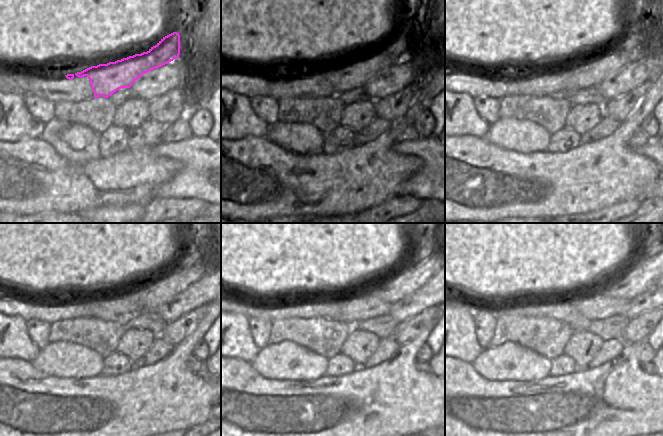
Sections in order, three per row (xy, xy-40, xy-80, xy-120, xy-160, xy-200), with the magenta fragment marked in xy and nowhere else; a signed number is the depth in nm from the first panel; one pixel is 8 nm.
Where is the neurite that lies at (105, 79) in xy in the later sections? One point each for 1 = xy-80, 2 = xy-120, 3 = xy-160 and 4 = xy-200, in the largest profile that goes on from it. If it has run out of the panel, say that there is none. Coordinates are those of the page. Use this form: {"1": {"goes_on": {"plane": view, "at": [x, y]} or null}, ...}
{"1": {"goes_on": {"plane": "xy-80", "at": [589, 72]}}, "2": {"goes_on": {"plane": "xy-120", "at": [152, 294]}}, "3": {"goes_on": {"plane": "xy-160", "at": [403, 282]}}, "4": {"goes_on": {"plane": "xy-200", "at": [639, 277]}}}

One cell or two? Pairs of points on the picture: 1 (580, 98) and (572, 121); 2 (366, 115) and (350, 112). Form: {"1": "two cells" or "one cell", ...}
{"1": "two cells", "2": "one cell"}

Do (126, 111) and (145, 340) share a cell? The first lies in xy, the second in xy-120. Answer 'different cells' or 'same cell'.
same cell

